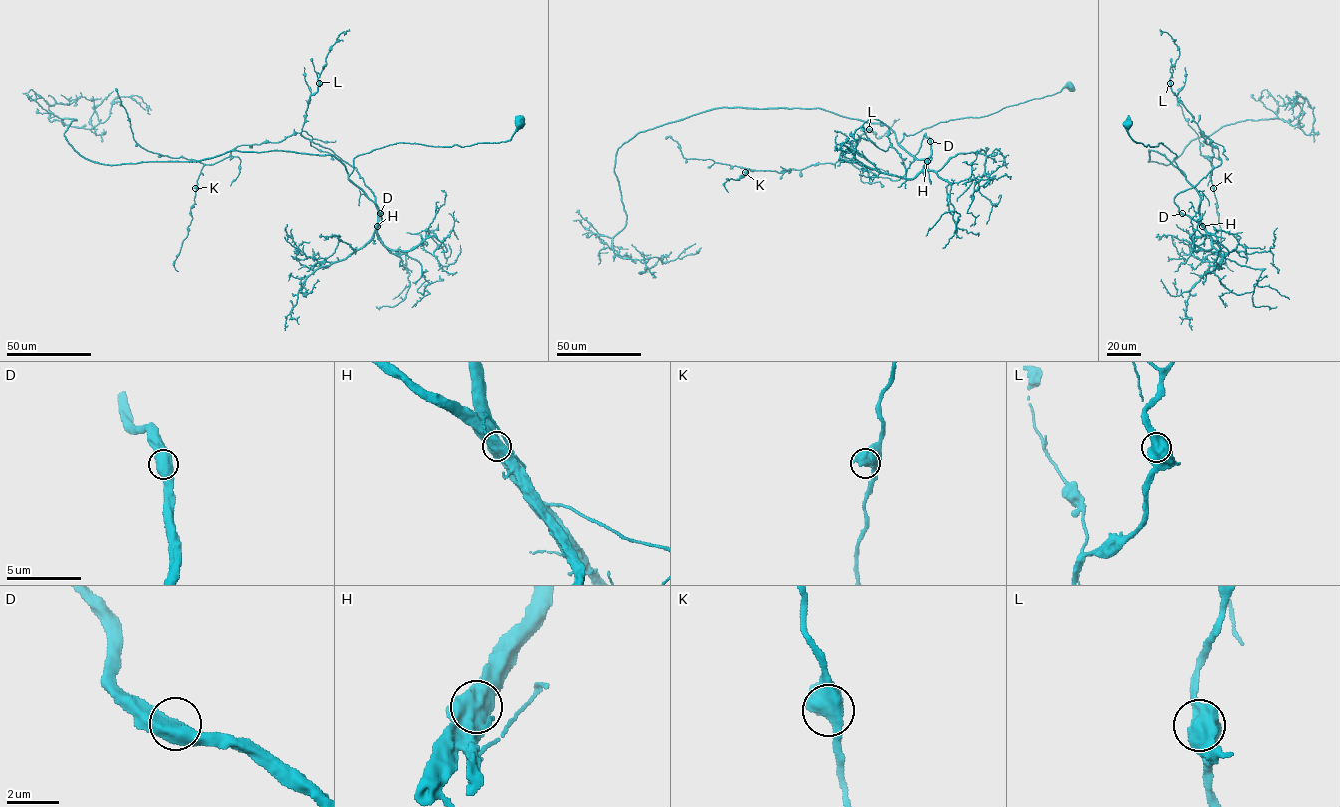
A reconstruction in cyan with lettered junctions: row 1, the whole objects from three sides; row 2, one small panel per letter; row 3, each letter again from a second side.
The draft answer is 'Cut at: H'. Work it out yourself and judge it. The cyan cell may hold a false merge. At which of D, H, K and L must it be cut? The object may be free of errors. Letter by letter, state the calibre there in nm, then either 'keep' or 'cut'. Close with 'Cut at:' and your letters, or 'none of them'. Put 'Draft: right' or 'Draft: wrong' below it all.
D: 600 nm thick; keep
H: 850 nm thick; cut
K: 650 nm thick; keep
L: 600 nm thick; keep
Cut at: H
Draft: right

